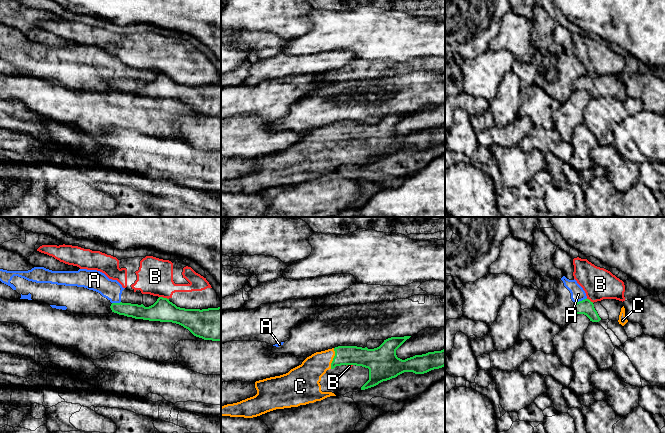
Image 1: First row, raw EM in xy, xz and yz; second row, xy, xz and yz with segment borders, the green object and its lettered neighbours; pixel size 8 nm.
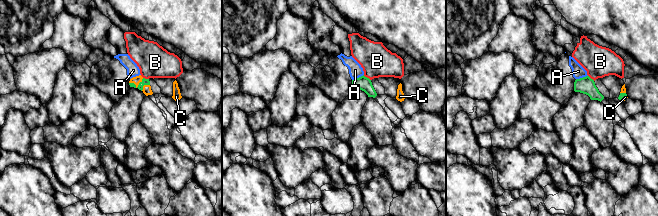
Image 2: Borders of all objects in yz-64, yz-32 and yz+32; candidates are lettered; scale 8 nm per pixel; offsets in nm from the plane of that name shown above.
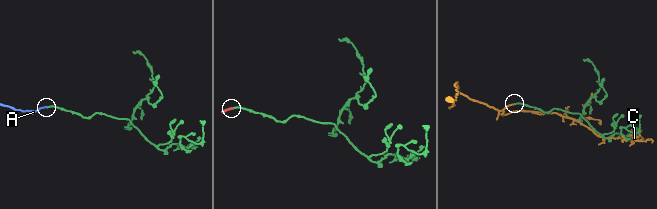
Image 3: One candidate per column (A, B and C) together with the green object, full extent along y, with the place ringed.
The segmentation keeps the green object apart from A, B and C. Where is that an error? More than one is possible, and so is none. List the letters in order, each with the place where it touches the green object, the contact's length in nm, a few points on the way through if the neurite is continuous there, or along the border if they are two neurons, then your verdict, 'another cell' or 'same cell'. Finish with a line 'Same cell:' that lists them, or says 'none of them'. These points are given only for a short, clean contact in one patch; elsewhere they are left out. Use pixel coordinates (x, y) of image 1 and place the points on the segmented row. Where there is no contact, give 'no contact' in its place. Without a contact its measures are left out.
A: meets green in yz at (580, 301); contact 120 nm long; border along yz (586, 297), (574, 304); another cell
B: meets green in xy at (164, 298); contact 80 nm long; another cell
C: meets green in xz at (333, 358); contact 170 nm long; same cell
Same cell: C

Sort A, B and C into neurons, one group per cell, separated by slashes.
A / B / C

